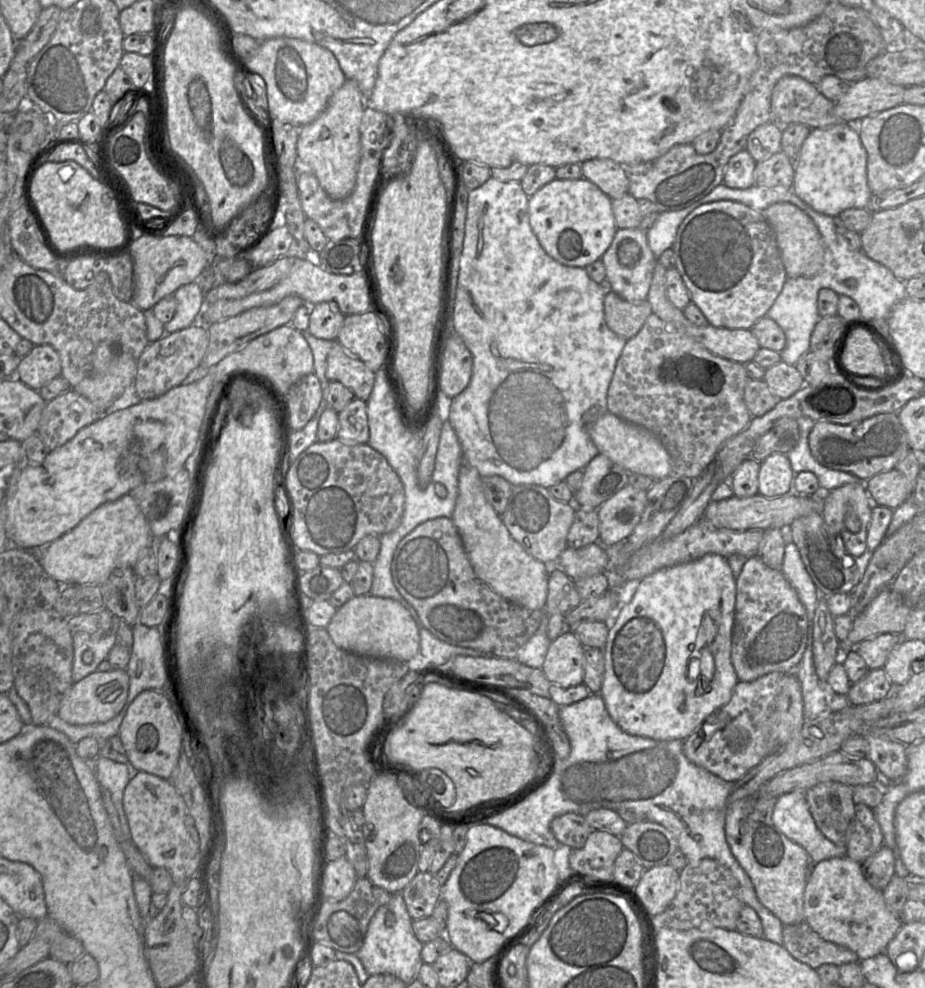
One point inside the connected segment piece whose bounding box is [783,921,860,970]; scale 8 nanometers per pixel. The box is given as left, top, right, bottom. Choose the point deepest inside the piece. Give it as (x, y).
(800, 940)

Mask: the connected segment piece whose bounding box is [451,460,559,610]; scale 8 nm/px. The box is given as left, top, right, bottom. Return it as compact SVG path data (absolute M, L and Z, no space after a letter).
M464 460L459 470L458 496L455 509L451 516L451 520L458 530L473 570L480 580L504 599L530 610L544 610L548 591L549 572L559 567L556 567L556 563L545 564L536 560L512 538L500 515L488 503L482 487L481 478L478 470Z

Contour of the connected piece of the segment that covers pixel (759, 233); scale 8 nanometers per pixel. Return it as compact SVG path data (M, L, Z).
M719 200L696 208L679 226L672 250L675 254L675 267L679 271L684 284L690 293L690 300L699 307L709 324L714 327L750 330L759 319L766 316L768 310L772 307L780 294L787 279L776 236L771 225L768 223L763 213L755 211L740 202Z

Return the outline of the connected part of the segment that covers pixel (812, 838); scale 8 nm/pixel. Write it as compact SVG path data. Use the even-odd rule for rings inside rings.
M794 790L776 799L772 820L784 835L802 846L811 863L847 856L846 846L827 839L816 826L805 796L806 790Z

